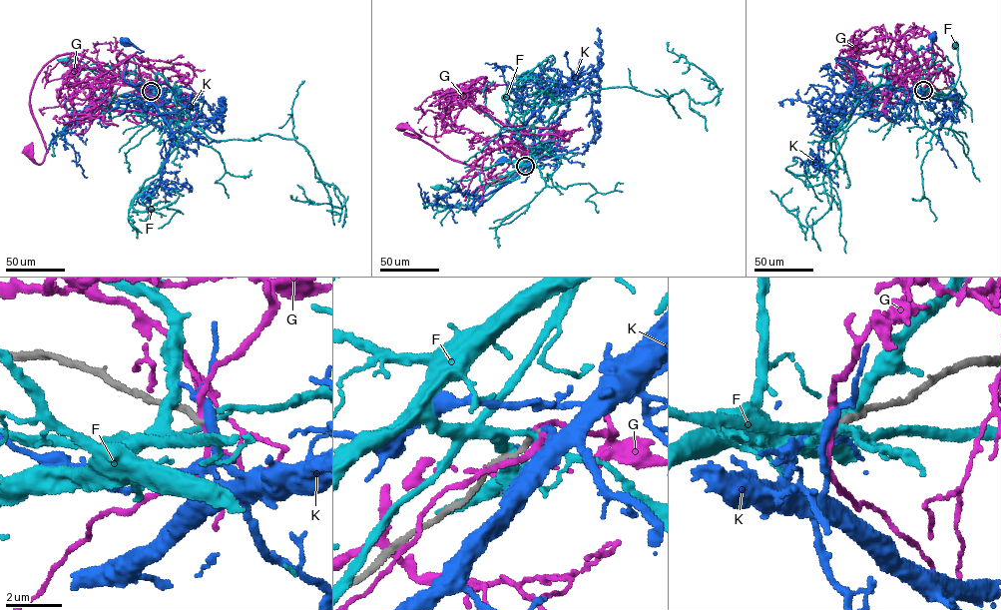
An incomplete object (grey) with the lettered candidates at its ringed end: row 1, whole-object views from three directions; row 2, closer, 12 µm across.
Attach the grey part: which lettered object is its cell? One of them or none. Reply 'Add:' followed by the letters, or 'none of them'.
Add: none of them

